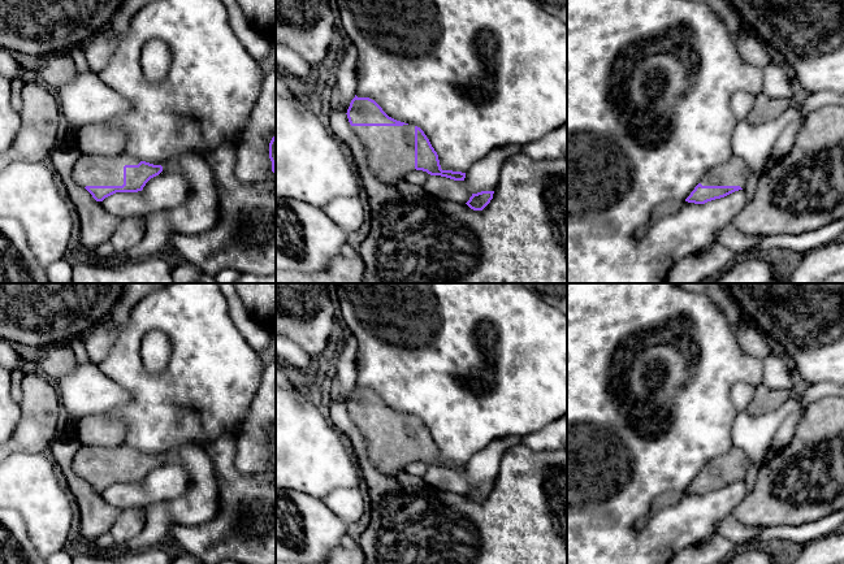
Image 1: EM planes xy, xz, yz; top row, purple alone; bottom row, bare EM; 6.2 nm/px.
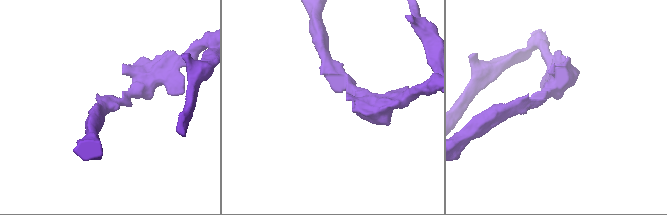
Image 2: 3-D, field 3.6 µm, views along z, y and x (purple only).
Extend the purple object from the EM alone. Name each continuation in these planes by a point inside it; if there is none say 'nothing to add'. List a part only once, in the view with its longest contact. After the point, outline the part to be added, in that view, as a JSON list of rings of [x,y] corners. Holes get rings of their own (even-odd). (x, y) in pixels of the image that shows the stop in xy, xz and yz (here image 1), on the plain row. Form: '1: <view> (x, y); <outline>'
1: xy (87, 461); [[[81,444],[72,461],[73,470],[82,478],[86,477],[122,477],[124,457],[138,456],[134,447],[92,447]]]

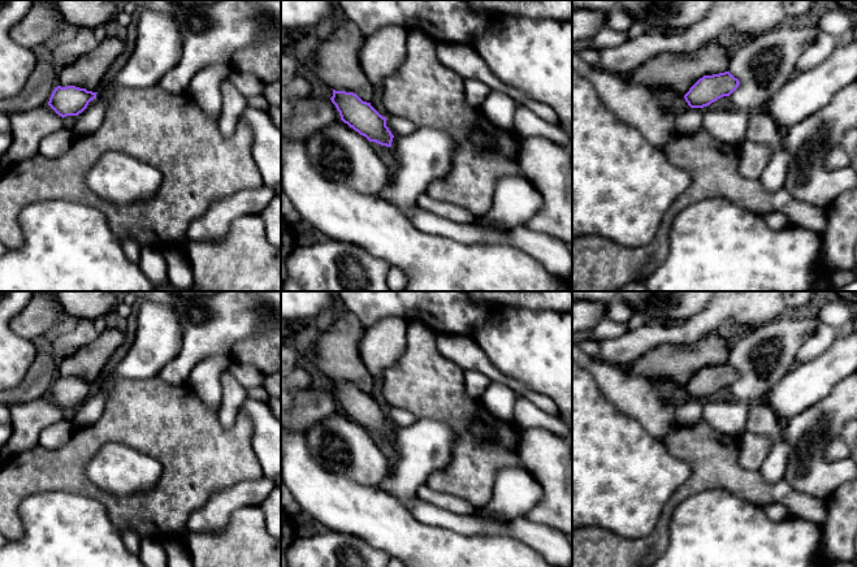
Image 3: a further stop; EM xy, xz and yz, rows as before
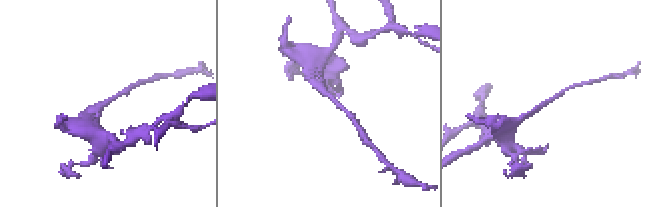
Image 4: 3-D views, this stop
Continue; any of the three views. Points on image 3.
nothing to add

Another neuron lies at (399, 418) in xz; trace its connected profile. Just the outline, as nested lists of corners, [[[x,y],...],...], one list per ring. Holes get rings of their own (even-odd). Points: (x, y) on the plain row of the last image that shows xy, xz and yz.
[[[388,407],[386,417],[394,428],[410,427],[417,421],[411,412],[397,407]]]

